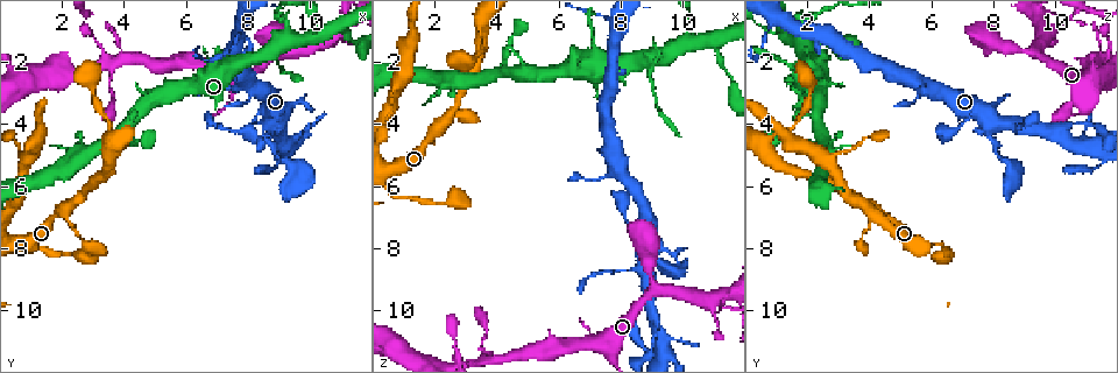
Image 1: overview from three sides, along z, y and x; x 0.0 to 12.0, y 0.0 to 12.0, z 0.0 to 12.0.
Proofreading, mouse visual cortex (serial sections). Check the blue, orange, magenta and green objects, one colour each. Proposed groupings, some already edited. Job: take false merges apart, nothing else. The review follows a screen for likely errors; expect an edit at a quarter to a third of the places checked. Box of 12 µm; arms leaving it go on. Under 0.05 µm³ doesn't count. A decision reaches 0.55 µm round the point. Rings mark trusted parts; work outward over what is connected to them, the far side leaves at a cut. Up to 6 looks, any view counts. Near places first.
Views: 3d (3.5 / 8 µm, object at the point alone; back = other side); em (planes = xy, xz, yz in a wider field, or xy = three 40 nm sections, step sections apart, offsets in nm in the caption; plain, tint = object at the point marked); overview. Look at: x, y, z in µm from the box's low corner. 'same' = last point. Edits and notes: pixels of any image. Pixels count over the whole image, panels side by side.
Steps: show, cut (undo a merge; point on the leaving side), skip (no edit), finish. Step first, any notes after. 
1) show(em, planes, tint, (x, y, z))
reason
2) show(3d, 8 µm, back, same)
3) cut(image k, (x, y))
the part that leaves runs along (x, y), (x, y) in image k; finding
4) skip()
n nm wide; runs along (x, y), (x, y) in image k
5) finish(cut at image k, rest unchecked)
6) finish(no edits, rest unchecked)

show(3d, 3.5 µm, (9.2, 1.0, 1.7))
a fork

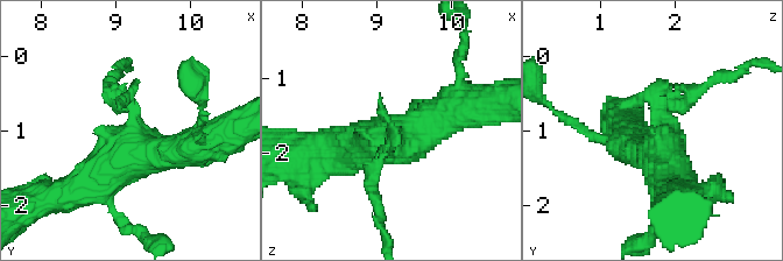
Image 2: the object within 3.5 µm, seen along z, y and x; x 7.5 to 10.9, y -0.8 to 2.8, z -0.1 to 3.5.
show(em, xy, step 5, tint, (9.25, 1.00, 1.80))

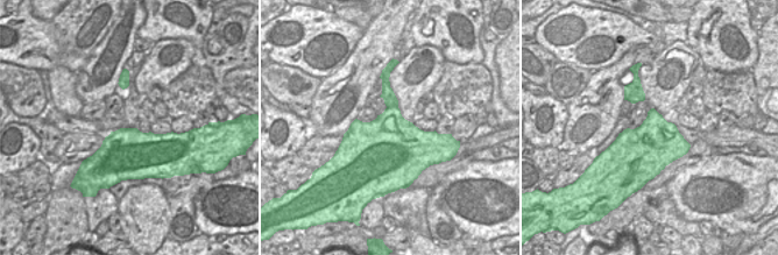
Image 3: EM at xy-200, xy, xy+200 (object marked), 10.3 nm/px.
show(em, xy, step 2, tint, same)
another direction

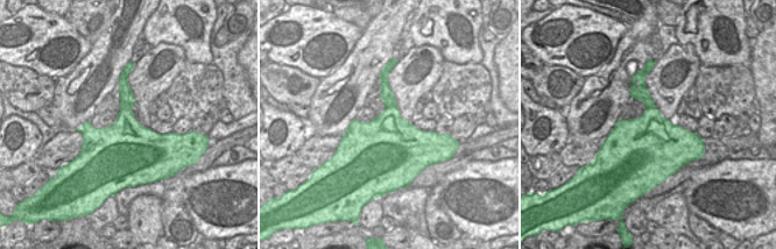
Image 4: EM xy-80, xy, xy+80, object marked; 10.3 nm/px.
cut(image 2, (692, 98))
border along (121, 100), (131, 107) in image 4; two cells meet here

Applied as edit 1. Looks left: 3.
show(overview)
redraw

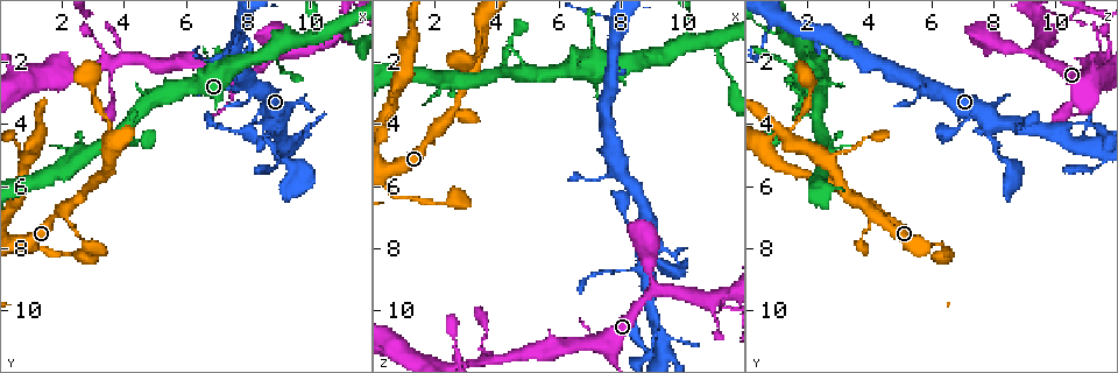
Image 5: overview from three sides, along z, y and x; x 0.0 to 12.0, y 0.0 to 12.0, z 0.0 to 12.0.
show(3d, 3.5 µm, (10.9, 1.0, 9.8))
looks like a crossing

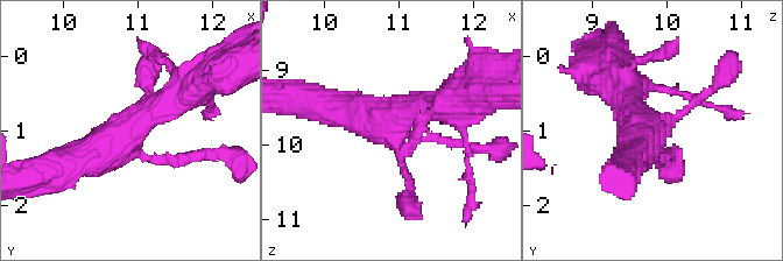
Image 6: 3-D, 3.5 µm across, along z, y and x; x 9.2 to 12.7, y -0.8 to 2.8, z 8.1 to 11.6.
show(em, xy, step 3, tint, (10.90, 0.90, 9.80))
4 arms; arms of 100, 150, 400, 450 nm; now the EM

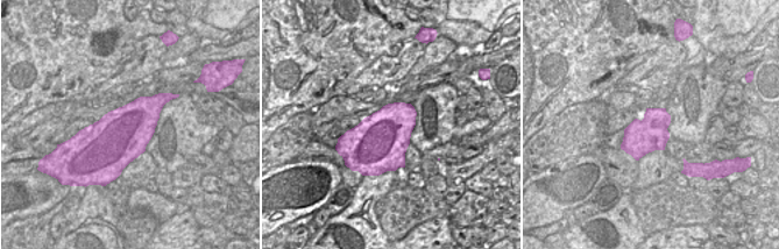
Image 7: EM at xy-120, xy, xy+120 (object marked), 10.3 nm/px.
skip()
runs along (53, 168), (92, 157), (182, 93) in image 6; continuous, no second cell

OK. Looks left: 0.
finish(cut at image 2, rest unchecked)

